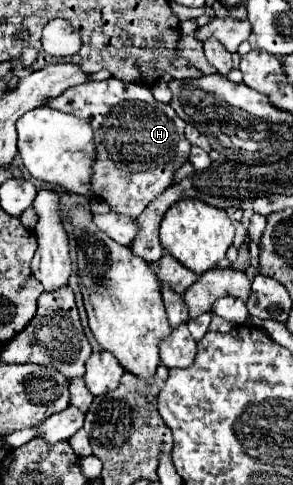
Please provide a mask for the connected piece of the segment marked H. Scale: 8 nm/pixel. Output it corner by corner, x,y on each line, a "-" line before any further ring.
115,78
85,82
49,100
47,106
91,122
97,144
91,184
95,194
101,196
113,212
137,218
145,206
167,188
167,174
173,174
187,162
191,146
183,136
185,122
169,104
157,102
147,86

